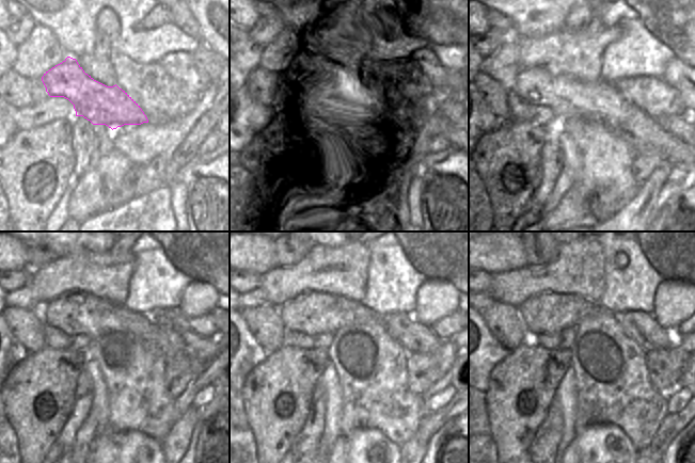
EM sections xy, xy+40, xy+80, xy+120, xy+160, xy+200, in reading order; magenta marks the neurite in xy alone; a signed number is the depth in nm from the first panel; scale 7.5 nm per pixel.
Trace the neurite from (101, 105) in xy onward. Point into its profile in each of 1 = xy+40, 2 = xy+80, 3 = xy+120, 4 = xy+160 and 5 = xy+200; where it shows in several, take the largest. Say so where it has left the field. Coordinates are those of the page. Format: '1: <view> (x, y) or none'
1: xy+40 (337, 101)
2: xy+80 (561, 93)
3: xy+120 (75, 313)
4: xy+160 (313, 313)
5: xy+200 (545, 313)

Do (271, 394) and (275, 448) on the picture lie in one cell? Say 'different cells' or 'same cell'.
same cell

